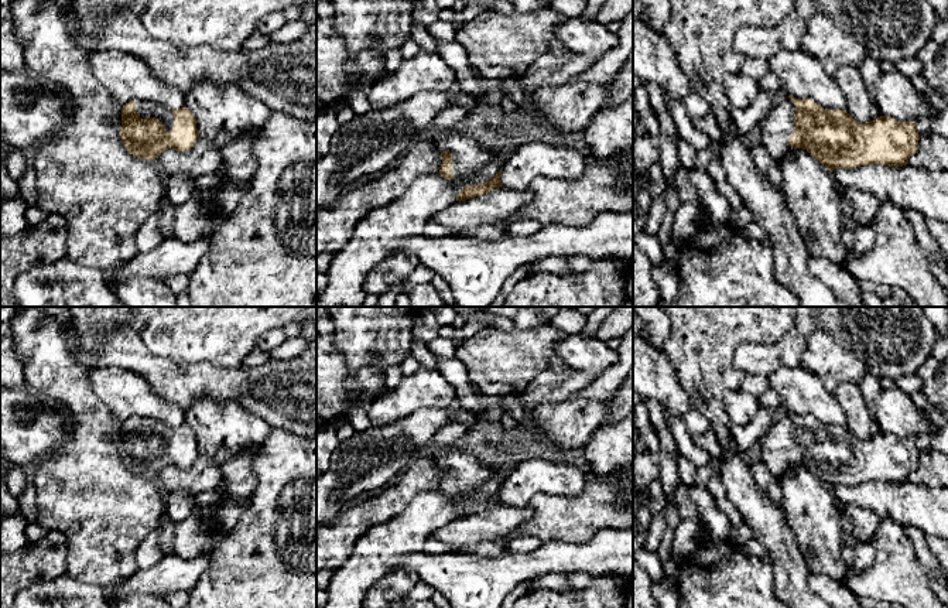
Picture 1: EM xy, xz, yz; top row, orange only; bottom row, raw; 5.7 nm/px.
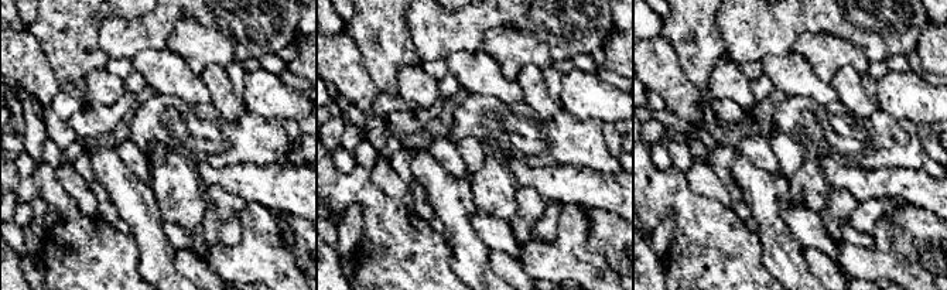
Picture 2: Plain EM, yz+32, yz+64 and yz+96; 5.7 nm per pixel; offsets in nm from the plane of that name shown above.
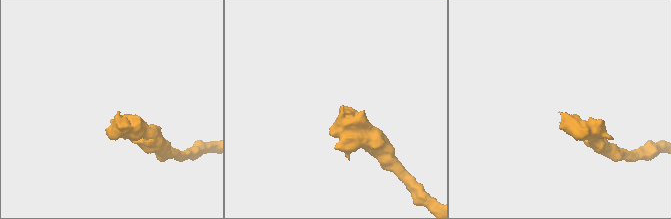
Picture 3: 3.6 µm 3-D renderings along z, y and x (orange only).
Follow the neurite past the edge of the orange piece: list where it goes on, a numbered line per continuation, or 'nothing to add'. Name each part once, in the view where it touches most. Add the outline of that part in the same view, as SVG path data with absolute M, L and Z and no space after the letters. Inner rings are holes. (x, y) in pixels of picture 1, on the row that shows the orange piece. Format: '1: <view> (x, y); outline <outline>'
1: xy (146, 109); outline M136 100L136 110L138 112L141 119L146 119L146 117L158 119L164 124L164 129L168 133L171 133L172 126L174 126L172 110L170 110L161 105L153 105L153 103L144 102L144 100Z

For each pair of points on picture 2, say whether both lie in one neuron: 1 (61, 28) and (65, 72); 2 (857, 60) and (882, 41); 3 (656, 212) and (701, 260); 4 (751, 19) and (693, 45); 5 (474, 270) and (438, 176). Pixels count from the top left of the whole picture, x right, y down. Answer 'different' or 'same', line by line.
1: same
2: different
3: same
4: different
5: same

